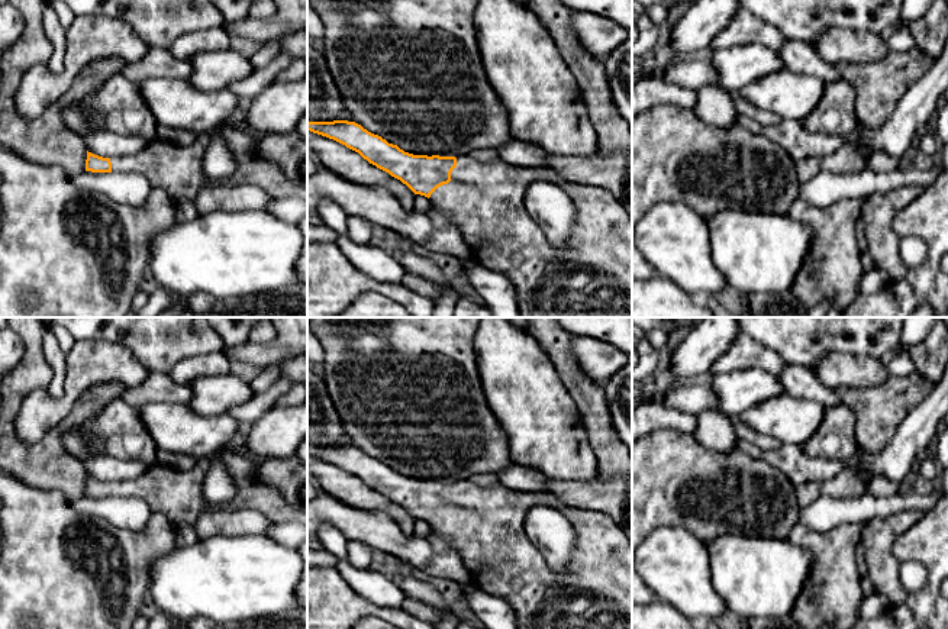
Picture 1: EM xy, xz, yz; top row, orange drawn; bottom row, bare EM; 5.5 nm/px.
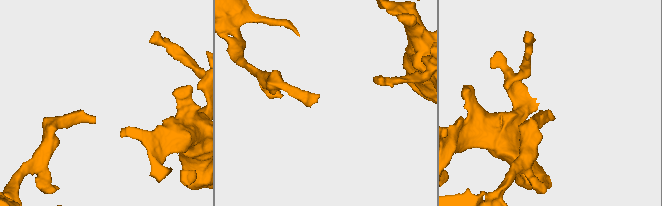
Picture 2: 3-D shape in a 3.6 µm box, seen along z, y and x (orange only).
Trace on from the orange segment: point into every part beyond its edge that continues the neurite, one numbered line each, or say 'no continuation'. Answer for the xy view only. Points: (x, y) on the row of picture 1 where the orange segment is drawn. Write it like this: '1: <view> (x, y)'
1: xy (177, 170)

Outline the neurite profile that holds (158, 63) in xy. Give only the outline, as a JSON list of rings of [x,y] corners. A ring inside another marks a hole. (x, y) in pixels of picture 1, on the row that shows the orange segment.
[[[149,48],[136,62],[126,62],[119,74],[138,84],[151,78],[188,80],[191,72],[188,59],[175,58],[168,48]]]

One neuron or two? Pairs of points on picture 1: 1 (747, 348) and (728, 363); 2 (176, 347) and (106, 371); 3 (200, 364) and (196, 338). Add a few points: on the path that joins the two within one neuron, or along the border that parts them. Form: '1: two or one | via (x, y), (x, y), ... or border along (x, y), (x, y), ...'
1: one | via (742, 352), (732, 360)
2: two | border along (109, 341), (125, 347), (148, 373)
3: two | border along (221, 350), (212, 354), (181, 358), (168, 370)

